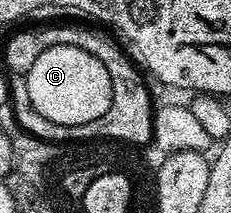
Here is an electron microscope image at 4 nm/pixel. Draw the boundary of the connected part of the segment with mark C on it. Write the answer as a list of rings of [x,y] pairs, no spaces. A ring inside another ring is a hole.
[[[56,45],[52,49],[44,49],[36,61],[32,61],[32,69],[24,76],[26,95],[30,98],[29,110],[35,115],[44,117],[56,125],[79,127],[88,121],[100,119],[112,105],[112,81],[108,77],[108,69],[92,53],[72,45]]]

